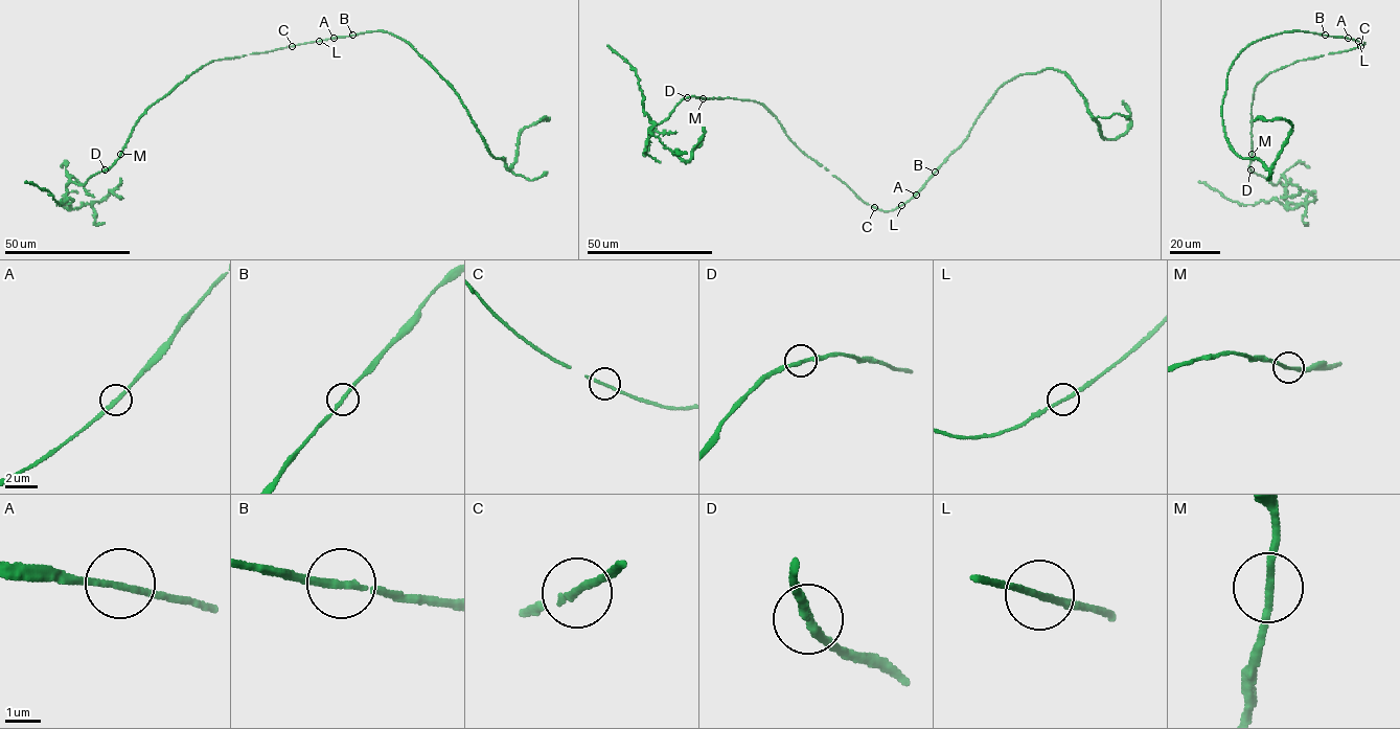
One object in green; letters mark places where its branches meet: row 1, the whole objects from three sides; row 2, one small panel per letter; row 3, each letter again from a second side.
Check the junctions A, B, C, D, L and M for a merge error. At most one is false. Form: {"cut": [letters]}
{"cut": []}

